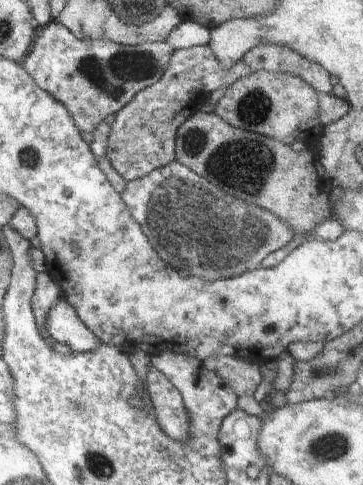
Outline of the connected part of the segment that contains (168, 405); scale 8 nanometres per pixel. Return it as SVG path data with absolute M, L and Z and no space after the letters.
M152 364L149 366L144 386L151 398L152 410L157 416L159 427L172 440L187 441L189 416L178 389Z

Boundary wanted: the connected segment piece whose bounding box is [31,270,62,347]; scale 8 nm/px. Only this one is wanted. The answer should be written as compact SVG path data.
M46 270L38 272L36 288L31 298L31 307L39 333L47 345L51 347L56 342L47 329L47 318L50 309L55 306L60 298L62 298L62 292L60 292L53 277Z

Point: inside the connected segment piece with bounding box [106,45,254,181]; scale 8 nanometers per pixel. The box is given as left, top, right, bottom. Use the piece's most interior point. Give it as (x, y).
(142, 139)

